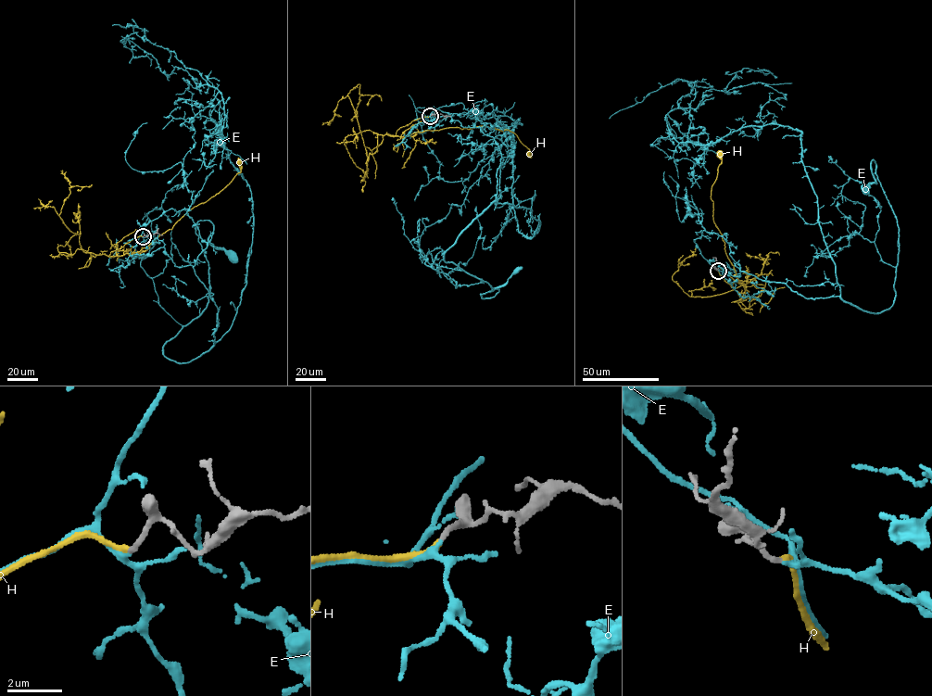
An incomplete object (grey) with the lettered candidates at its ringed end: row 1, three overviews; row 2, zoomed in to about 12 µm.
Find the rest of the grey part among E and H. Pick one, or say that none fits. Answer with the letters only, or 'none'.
H

